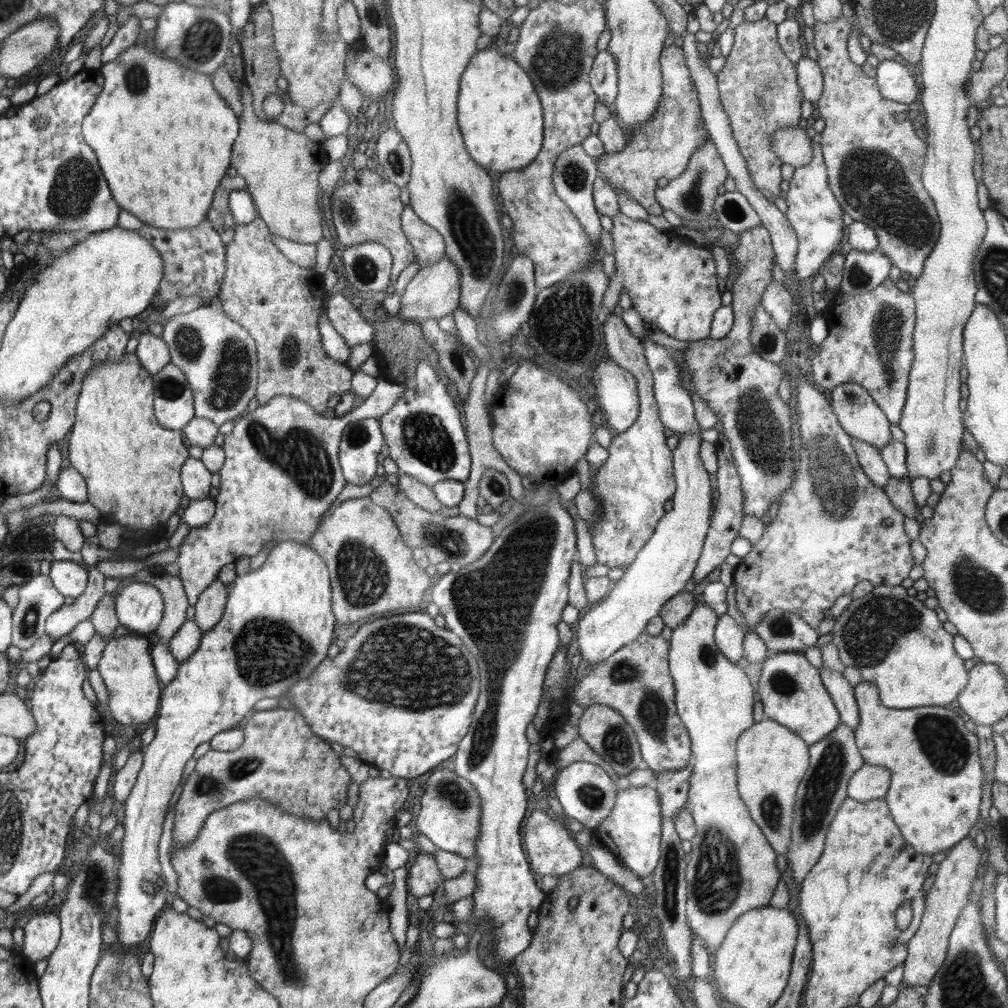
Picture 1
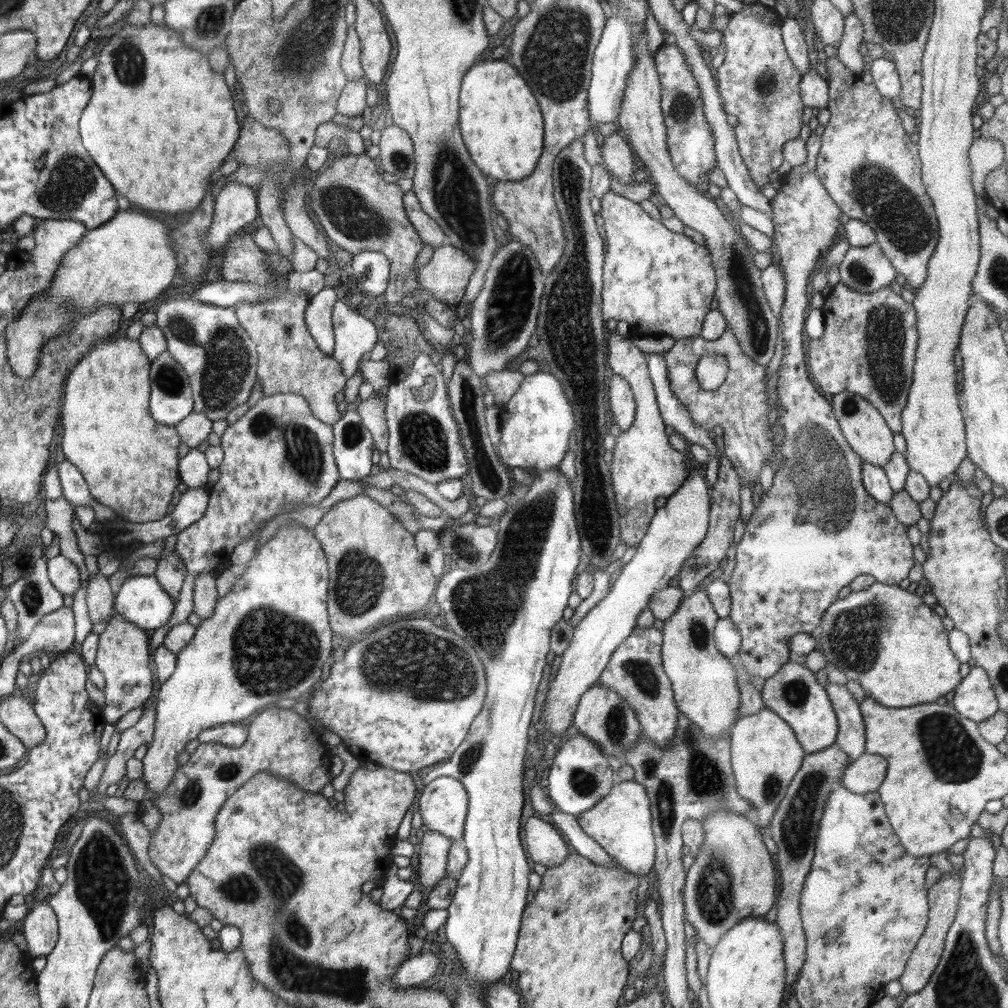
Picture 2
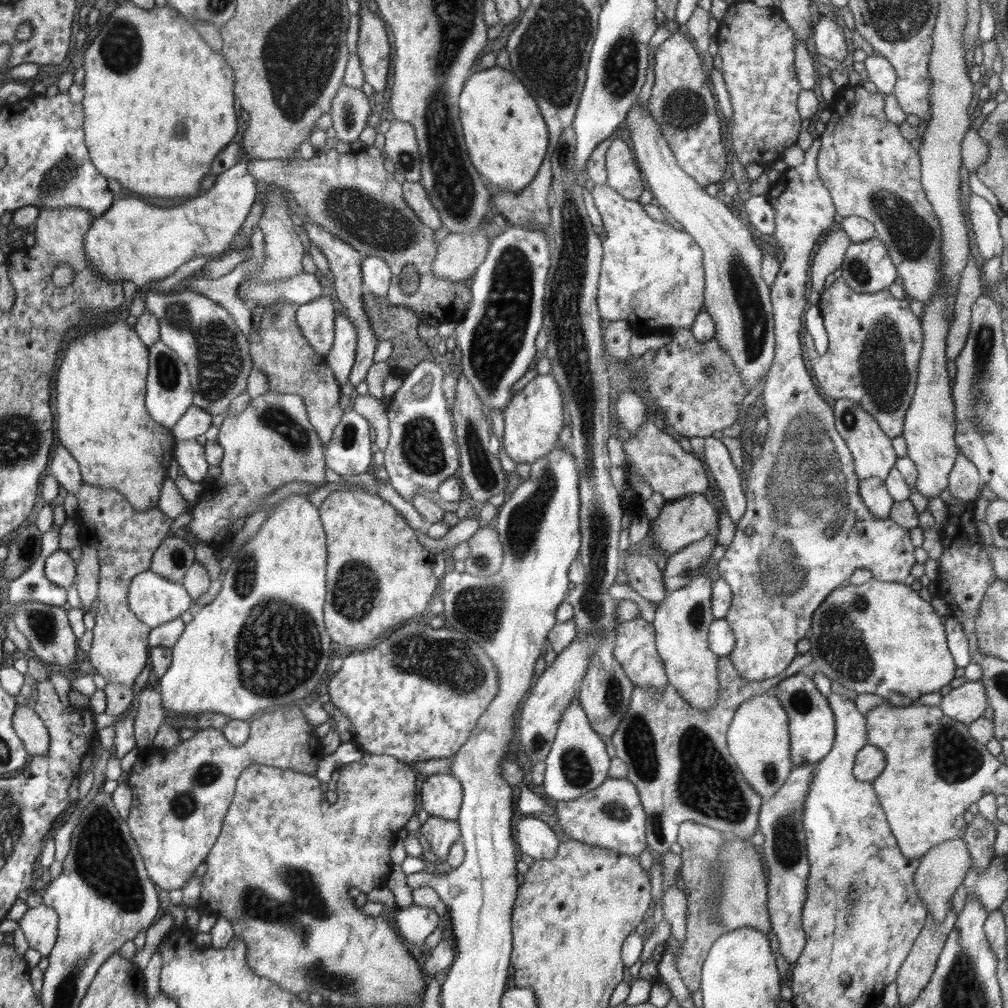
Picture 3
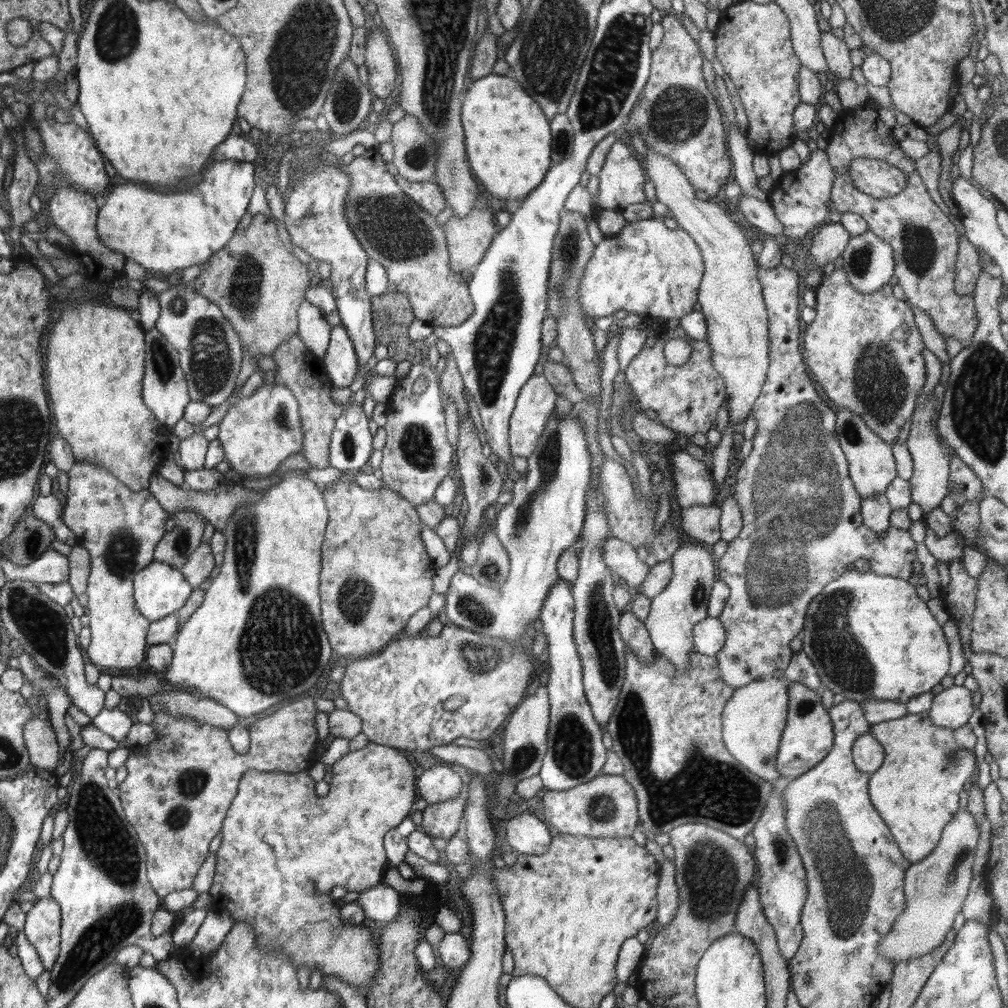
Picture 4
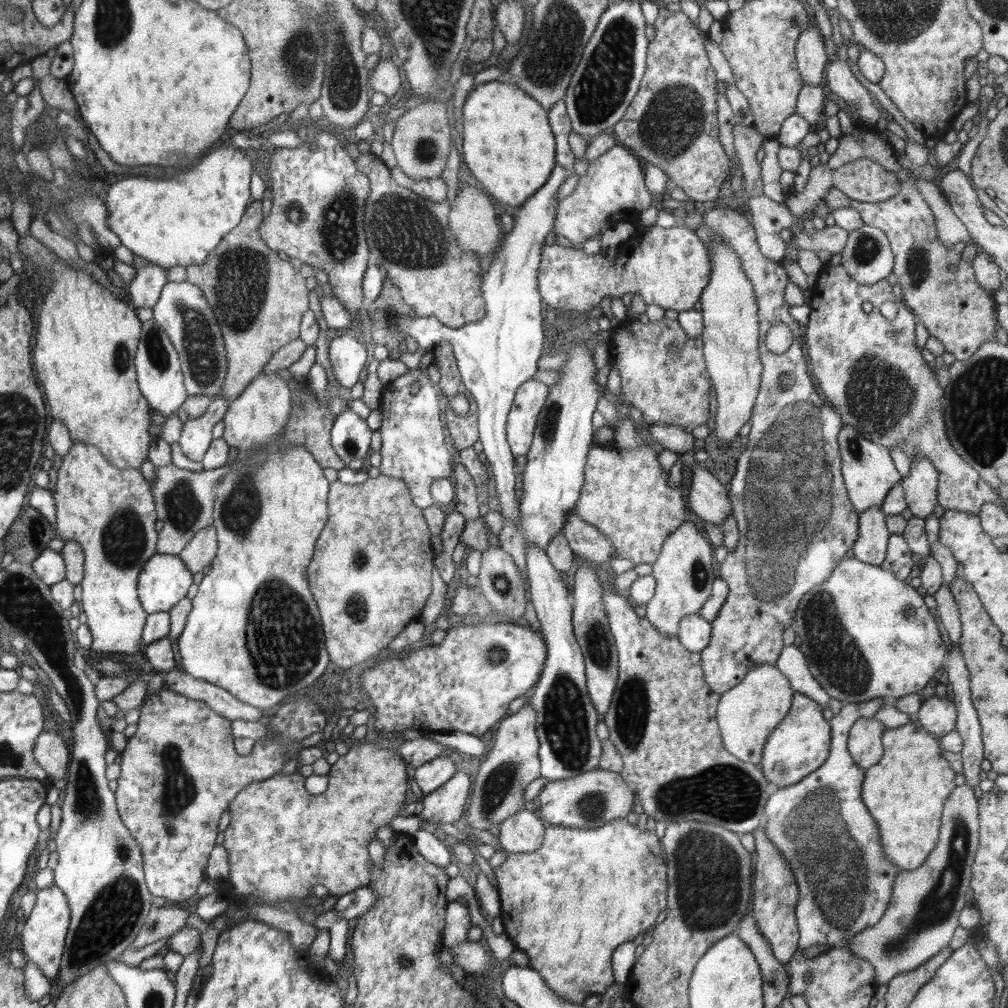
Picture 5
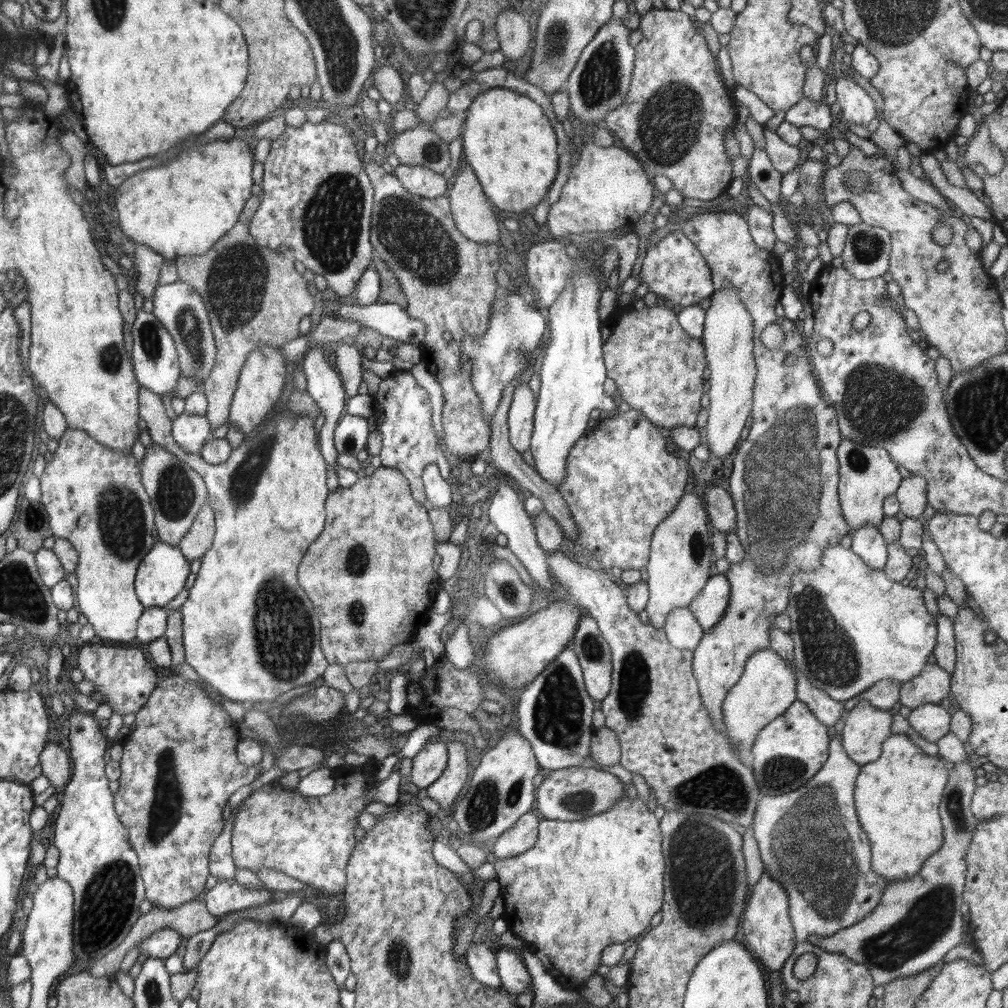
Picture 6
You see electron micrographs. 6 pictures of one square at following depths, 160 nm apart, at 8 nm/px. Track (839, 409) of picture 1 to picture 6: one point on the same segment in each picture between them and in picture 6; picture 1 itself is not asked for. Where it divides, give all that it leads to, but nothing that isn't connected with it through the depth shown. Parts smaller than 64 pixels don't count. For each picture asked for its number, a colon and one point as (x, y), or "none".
2: (864, 428)
3: (872, 451)
4: (872, 467)
5: (869, 472)
6: (867, 475)

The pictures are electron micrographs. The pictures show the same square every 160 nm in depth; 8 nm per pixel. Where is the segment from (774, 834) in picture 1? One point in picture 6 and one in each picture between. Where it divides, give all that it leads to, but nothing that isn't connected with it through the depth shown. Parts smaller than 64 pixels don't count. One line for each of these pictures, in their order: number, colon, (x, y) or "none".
2: (765, 754)
3: (758, 739)
4: (753, 719)
5: (746, 714)
6: (767, 687)

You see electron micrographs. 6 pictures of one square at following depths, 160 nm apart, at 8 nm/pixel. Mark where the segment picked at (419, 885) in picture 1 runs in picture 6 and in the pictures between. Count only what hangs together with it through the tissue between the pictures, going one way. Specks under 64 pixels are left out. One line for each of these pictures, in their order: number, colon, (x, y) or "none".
2: (434, 848)
3: (441, 834)
4: (444, 820)
5: (446, 805)
6: (445, 790)

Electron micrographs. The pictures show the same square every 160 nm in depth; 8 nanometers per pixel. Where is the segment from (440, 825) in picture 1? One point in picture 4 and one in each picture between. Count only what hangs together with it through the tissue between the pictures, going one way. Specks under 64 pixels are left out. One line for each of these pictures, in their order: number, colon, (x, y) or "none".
2: (443, 804)
3: (442, 794)
4: (437, 784)

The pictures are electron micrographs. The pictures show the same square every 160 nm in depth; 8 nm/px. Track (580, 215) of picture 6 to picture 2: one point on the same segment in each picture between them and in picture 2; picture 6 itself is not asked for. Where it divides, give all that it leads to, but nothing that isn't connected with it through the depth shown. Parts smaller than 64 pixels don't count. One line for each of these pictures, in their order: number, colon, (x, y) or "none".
2: (618, 155)
3: (623, 174)
4: (621, 182)
5: (613, 190)

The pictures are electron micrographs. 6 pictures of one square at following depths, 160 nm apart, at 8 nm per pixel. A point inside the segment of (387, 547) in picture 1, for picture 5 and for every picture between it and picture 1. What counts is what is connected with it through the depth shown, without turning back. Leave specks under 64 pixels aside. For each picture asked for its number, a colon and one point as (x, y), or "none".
2: (362, 539)
3: (380, 577)
4: (375, 574)
5: (364, 603)

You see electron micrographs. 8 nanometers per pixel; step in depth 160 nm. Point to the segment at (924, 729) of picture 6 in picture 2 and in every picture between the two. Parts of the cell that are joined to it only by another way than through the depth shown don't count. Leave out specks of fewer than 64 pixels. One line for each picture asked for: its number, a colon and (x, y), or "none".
2: (974, 698)
3: (966, 703)
4: (951, 708)
5: (937, 715)

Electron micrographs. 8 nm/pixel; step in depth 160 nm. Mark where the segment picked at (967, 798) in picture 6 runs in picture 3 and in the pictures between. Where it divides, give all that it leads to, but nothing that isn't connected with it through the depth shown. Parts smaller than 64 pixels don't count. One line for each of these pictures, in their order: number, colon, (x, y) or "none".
3: (941, 870)
4: (935, 888)
5: (924, 910)

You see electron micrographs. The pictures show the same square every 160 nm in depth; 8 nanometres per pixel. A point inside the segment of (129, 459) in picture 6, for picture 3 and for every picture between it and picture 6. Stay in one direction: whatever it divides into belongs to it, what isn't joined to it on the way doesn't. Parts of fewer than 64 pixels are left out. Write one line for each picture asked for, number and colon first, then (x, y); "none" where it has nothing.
3: (125, 540)
4: (119, 528)
5: (110, 513)

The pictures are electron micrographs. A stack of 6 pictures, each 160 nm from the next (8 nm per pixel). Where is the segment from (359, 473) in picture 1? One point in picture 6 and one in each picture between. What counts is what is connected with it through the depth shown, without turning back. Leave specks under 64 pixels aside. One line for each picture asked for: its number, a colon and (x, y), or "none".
2: (353, 445)
3: (348, 452)
4: (351, 444)
5: (350, 435)
6: (351, 433)

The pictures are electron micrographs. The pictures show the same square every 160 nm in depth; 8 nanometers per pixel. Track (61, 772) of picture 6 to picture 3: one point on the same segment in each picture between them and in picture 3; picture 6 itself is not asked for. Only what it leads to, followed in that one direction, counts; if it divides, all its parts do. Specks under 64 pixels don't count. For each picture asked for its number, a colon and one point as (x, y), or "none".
3: (30, 728)
4: (40, 740)
5: (50, 751)

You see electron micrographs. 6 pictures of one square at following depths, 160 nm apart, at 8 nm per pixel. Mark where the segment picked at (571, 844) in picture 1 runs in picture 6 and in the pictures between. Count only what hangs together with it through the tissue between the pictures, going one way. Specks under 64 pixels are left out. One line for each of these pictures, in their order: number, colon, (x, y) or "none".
2: (545, 845)
3: (535, 837)
4: (527, 834)
5: (523, 832)
6: (522, 835)

